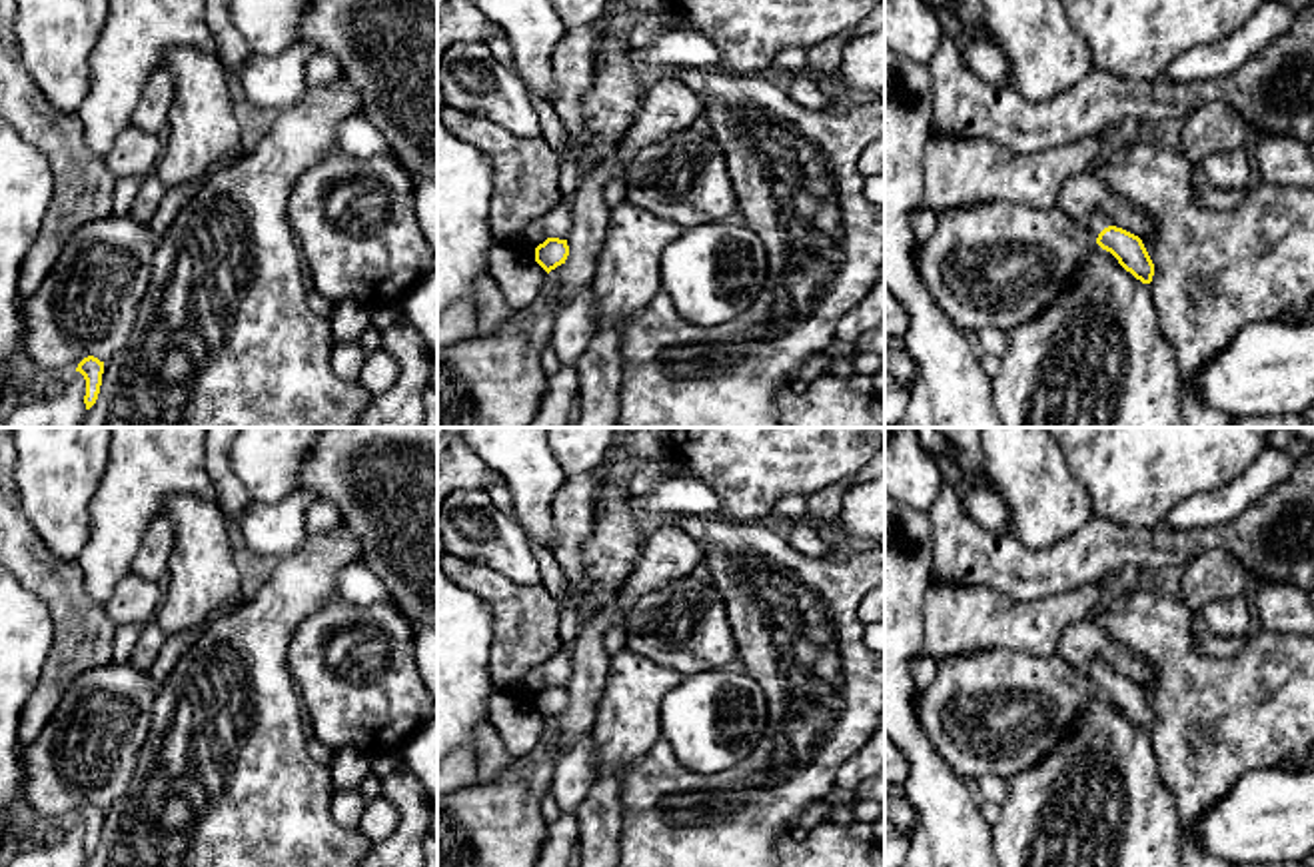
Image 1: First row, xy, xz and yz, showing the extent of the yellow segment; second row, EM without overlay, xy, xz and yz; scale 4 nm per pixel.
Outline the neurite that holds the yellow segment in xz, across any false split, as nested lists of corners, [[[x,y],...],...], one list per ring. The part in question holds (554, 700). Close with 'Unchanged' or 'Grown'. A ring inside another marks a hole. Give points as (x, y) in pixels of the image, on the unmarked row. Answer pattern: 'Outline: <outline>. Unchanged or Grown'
Outline: [[[547,685],[535,695],[535,709],[549,721],[557,713],[565,711],[569,703],[567,687]]]. Unchanged

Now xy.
Outline: [[[88,803],[78,811],[76,819],[80,819],[86,827],[84,851],[86,851],[86,857],[90,857],[96,851],[100,841],[104,809],[100,809],[94,803]]]. Unchanged

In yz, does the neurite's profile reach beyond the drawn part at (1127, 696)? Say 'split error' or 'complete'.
split error

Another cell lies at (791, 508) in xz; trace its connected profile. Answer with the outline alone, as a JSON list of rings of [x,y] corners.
[[[791,493],[791,495],[781,497],[775,503],[771,513],[775,513],[787,521],[807,519],[807,501],[809,501],[807,495]]]

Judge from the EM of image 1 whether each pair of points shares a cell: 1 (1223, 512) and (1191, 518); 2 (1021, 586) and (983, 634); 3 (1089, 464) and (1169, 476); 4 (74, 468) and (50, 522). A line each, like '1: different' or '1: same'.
1: same
2: different
3: same
4: same

